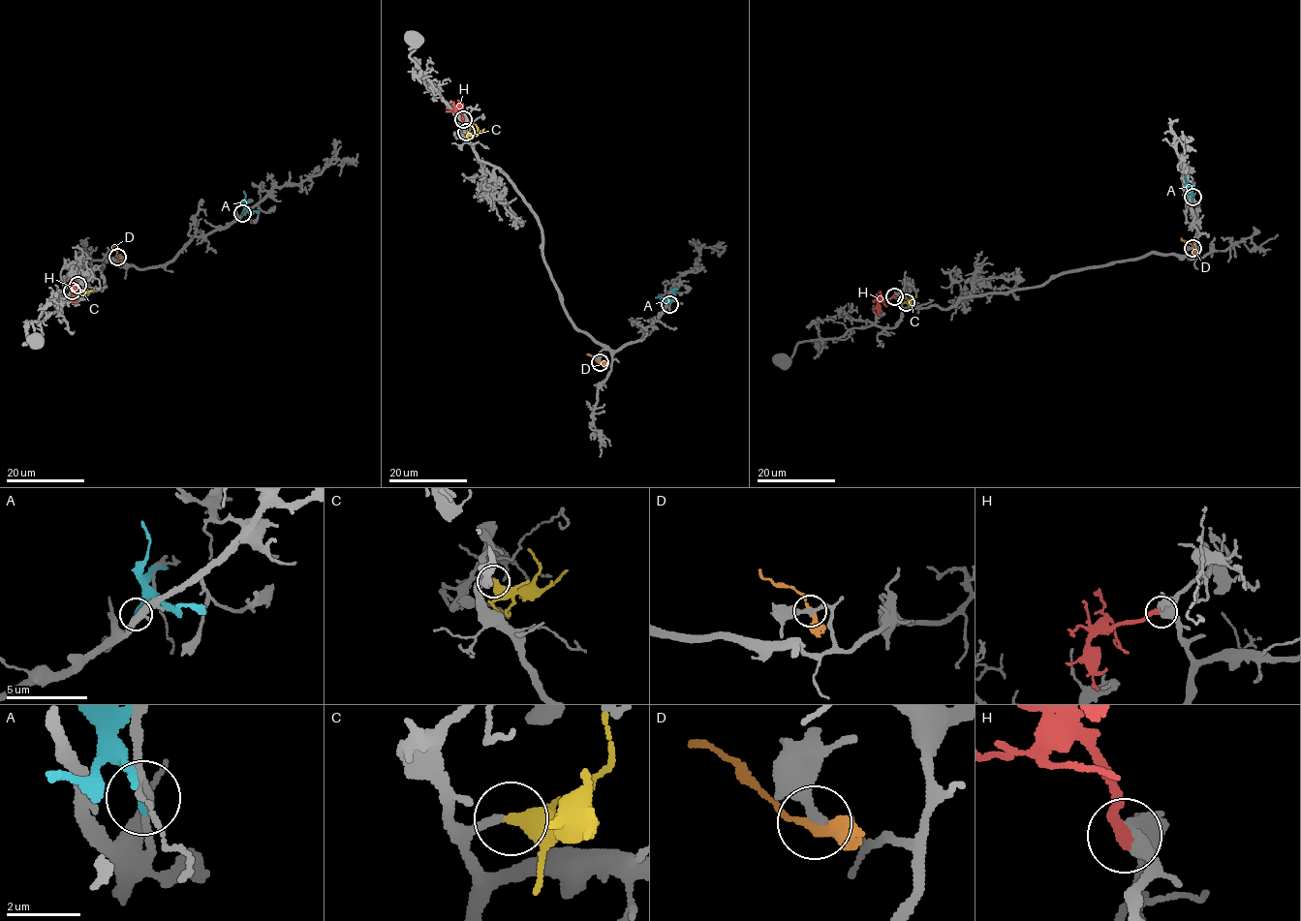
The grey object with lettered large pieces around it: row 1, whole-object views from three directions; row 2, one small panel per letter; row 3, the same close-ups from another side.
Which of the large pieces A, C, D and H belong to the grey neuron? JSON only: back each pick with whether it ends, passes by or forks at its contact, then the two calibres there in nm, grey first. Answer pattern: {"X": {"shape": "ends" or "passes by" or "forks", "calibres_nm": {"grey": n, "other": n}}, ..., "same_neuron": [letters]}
{"C": {"shape": "passes by", "calibres_nm": {"grey": 240, "other": 360}}, "H": {"shape": "ends", "calibres_nm": {"grey": 460, "other": 360}}, "same_neuron": ["C", "H"]}

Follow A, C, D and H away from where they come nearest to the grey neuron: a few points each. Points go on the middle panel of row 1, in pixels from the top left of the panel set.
A: (668, 304), (661, 297), (655, 297)
C: (466, 132), (480, 133), (484, 129)
D: (600, 363), (587, 354)
H: (463, 119), (458, 106), (462, 105), (462, 108)

